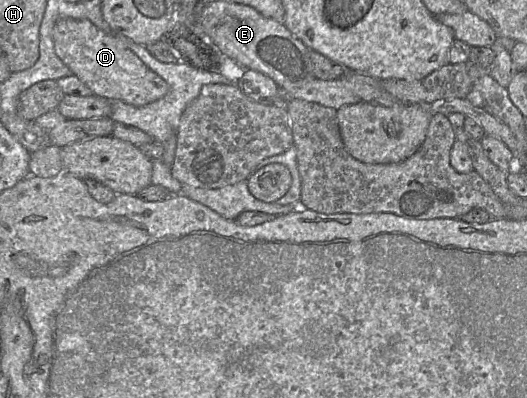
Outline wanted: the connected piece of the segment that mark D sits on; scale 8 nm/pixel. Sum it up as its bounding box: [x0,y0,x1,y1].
[52,19,168,106]

